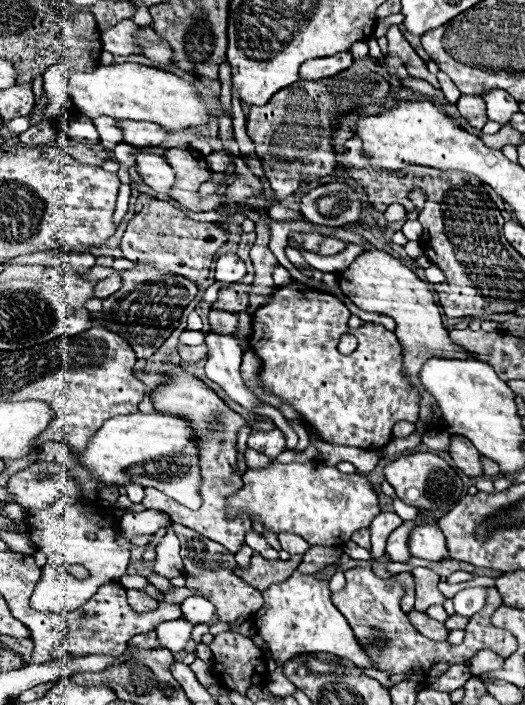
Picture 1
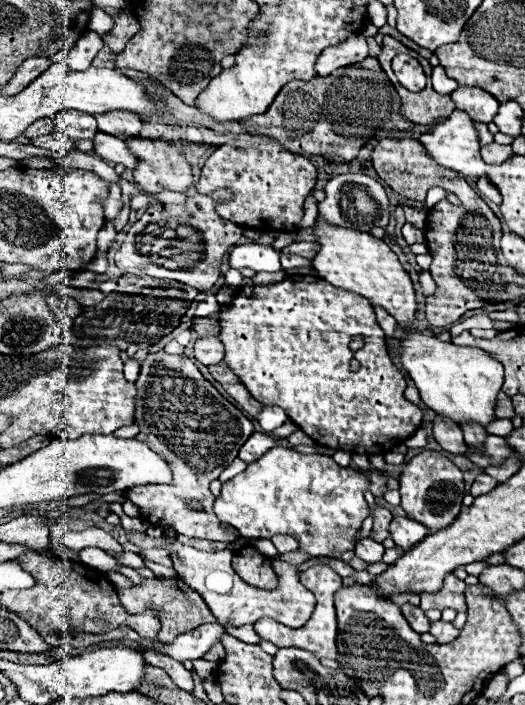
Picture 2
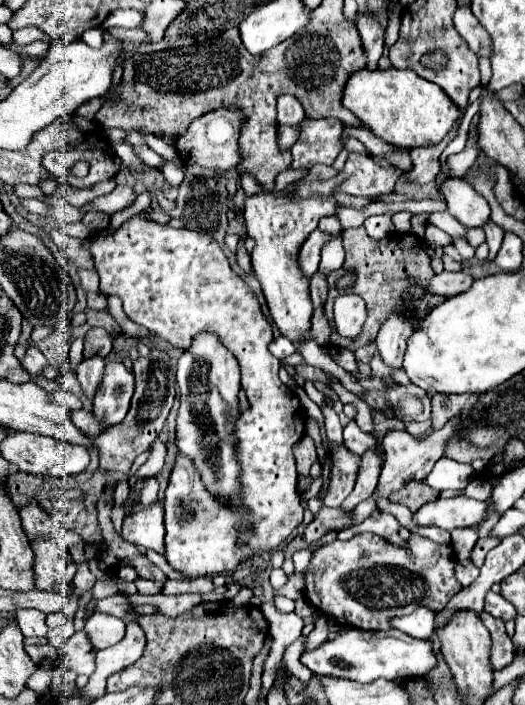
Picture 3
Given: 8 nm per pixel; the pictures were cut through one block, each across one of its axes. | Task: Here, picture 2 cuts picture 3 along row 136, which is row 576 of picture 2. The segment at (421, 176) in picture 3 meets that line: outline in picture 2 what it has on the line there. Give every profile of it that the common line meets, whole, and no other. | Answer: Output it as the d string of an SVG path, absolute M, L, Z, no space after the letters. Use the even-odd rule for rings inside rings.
M448 574L444 578L444 588L440 592L436 592L436 594L422 592L420 594L420 608L422 610L430 610L430 608L438 608L438 610L454 608L454 610L462 612L462 610L466 610L464 590L466 590L466 584L462 580L458 580L456 576Z

